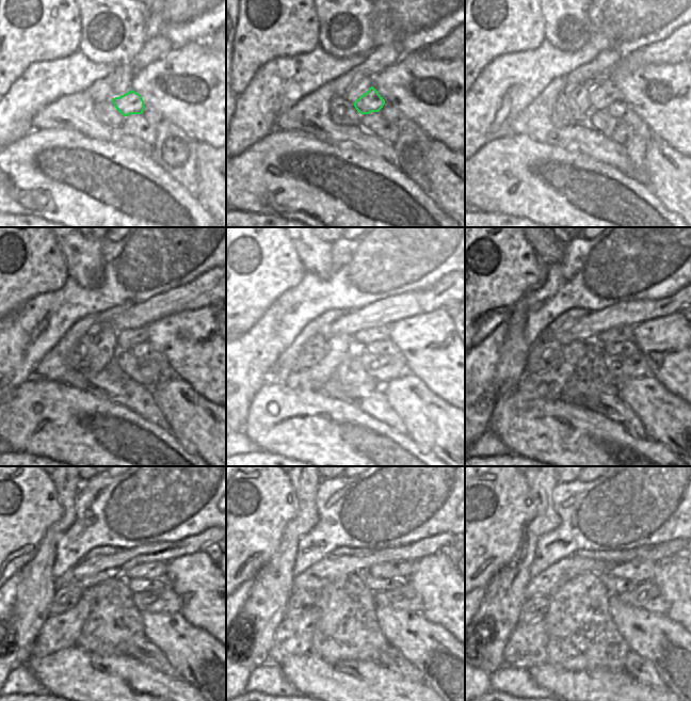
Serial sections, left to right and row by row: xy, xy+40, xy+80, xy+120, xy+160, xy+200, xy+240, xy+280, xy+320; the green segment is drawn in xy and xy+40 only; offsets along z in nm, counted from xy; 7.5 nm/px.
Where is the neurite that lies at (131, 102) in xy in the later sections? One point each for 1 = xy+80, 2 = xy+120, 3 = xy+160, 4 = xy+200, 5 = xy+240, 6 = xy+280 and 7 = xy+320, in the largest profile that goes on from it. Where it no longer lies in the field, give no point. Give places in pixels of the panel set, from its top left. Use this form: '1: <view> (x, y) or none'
1: xy+80 (601, 97)
2: xy+120 (126, 339)
3: xy+160 (365, 337)
4: xy+200 (621, 333)
5: xy+240 (148, 570)
6: xy+280 (401, 569)
7: xy+320 (639, 571)

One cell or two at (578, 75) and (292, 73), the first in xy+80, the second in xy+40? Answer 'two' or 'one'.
two

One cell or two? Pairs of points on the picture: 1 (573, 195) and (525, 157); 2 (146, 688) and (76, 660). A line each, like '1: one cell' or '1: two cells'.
1: one cell
2: one cell

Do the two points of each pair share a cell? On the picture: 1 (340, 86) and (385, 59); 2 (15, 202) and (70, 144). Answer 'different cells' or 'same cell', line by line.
1: same cell
2: same cell

